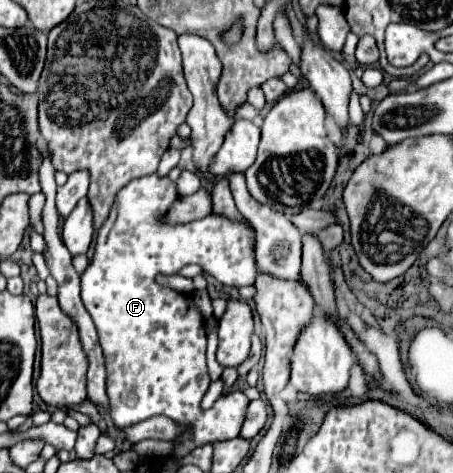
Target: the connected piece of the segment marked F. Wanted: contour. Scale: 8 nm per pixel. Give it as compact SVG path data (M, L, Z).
M157 173L131 181L115 195L113 209L99 229L95 255L81 273L81 301L95 321L99 343L103 347L106 371L109 373L106 391L109 391L107 395L113 423L117 427L129 427L149 417L165 415L177 423L191 425L191 429L177 439L179 445L175 449L175 457L183 457L193 447L239 435L249 399L245 393L233 391L219 397L211 409L203 411L200 403L211 383L206 363L207 335L203 329L203 317L189 295L181 295L169 287L159 287L155 283L155 275L175 275L185 265L198 264L223 285L251 285L255 279L255 253L253 231L241 223L233 223L217 215L209 215L187 225L163 225L161 215L173 205L175 199L175 183L169 177L159 177Z

